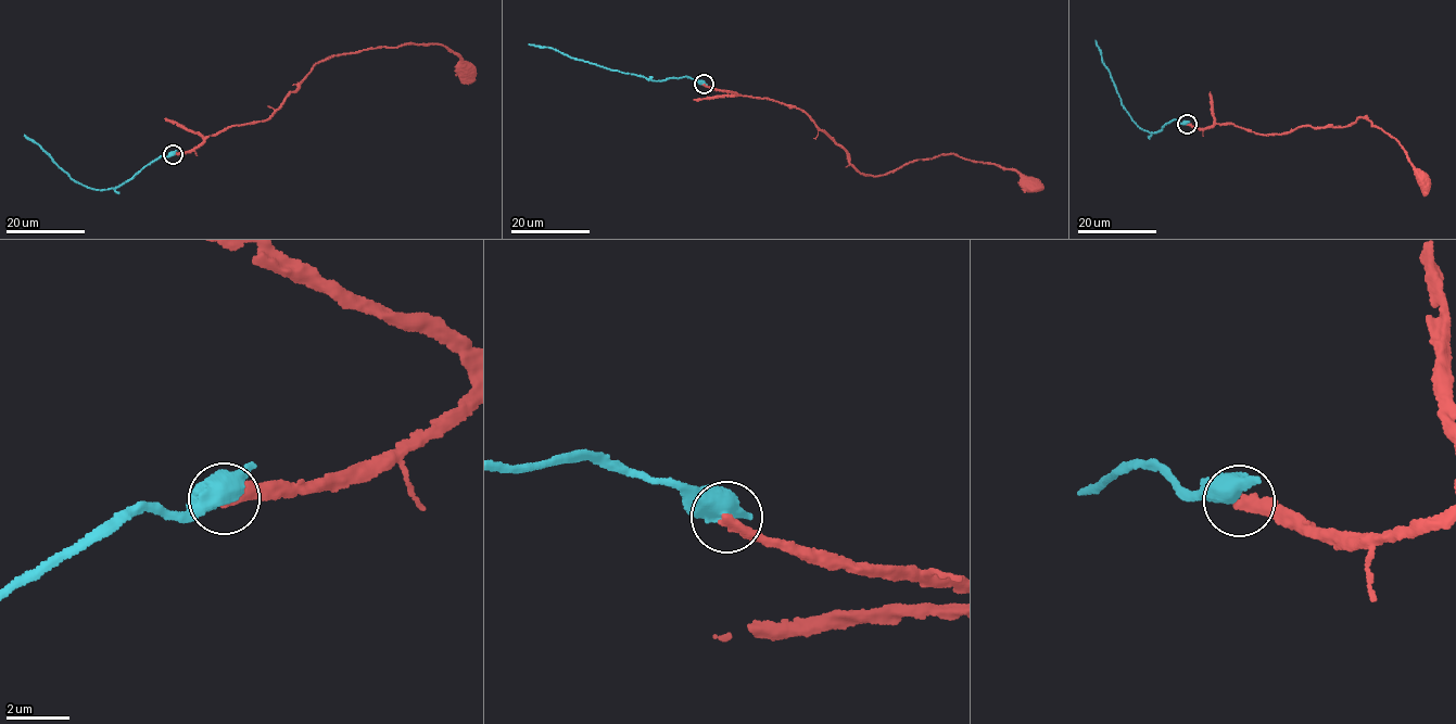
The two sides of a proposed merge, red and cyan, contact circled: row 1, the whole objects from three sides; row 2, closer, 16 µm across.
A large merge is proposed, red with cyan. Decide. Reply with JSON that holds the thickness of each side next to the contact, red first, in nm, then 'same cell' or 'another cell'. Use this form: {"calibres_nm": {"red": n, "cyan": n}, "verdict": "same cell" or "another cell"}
{"calibres_nm": {"red": 360, "cyan": 600}, "verdict": "another cell"}

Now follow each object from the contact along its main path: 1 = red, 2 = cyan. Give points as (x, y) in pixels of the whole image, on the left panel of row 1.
1: (173, 154), (191, 151), (231, 126), (263, 121), (319, 62), (343, 54), (443, 45), (469, 71)
2: (173, 154), (156, 159), (116, 187), (92, 190), (76, 182), (24, 134)

